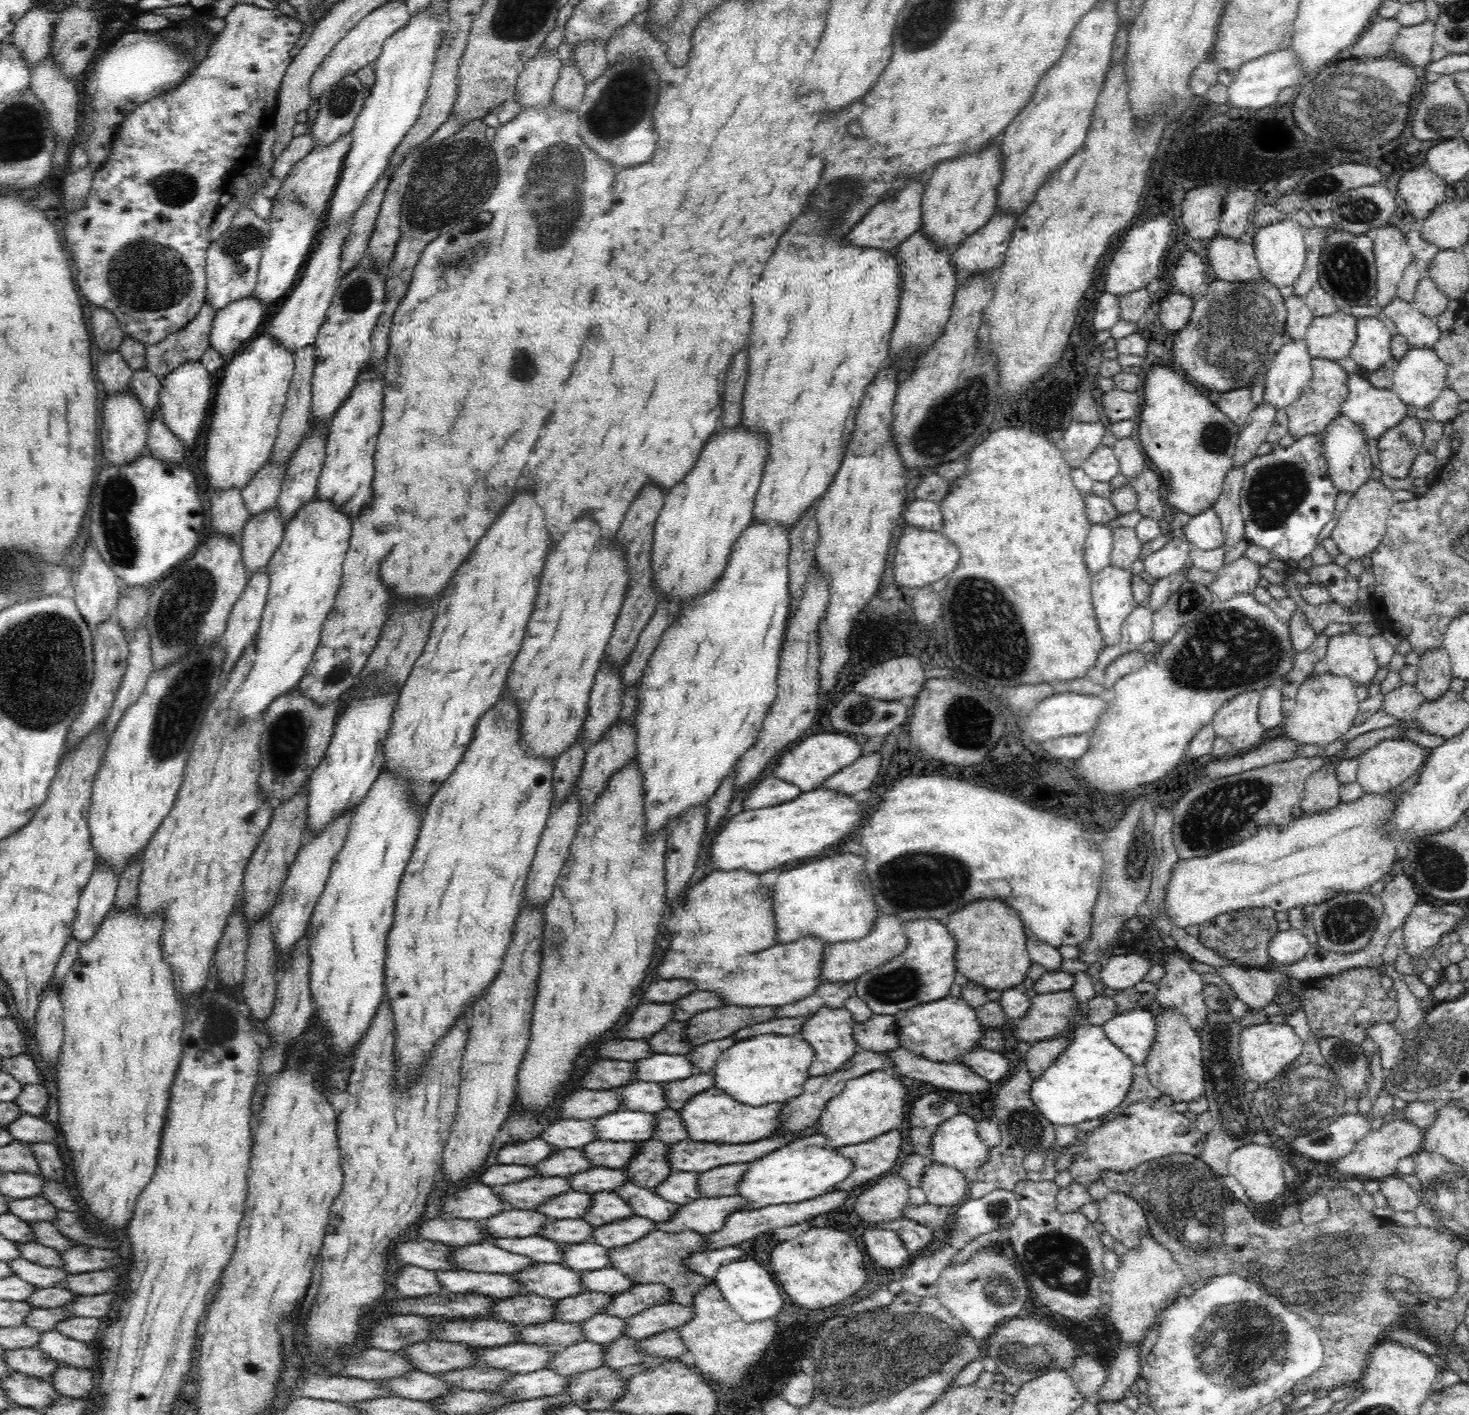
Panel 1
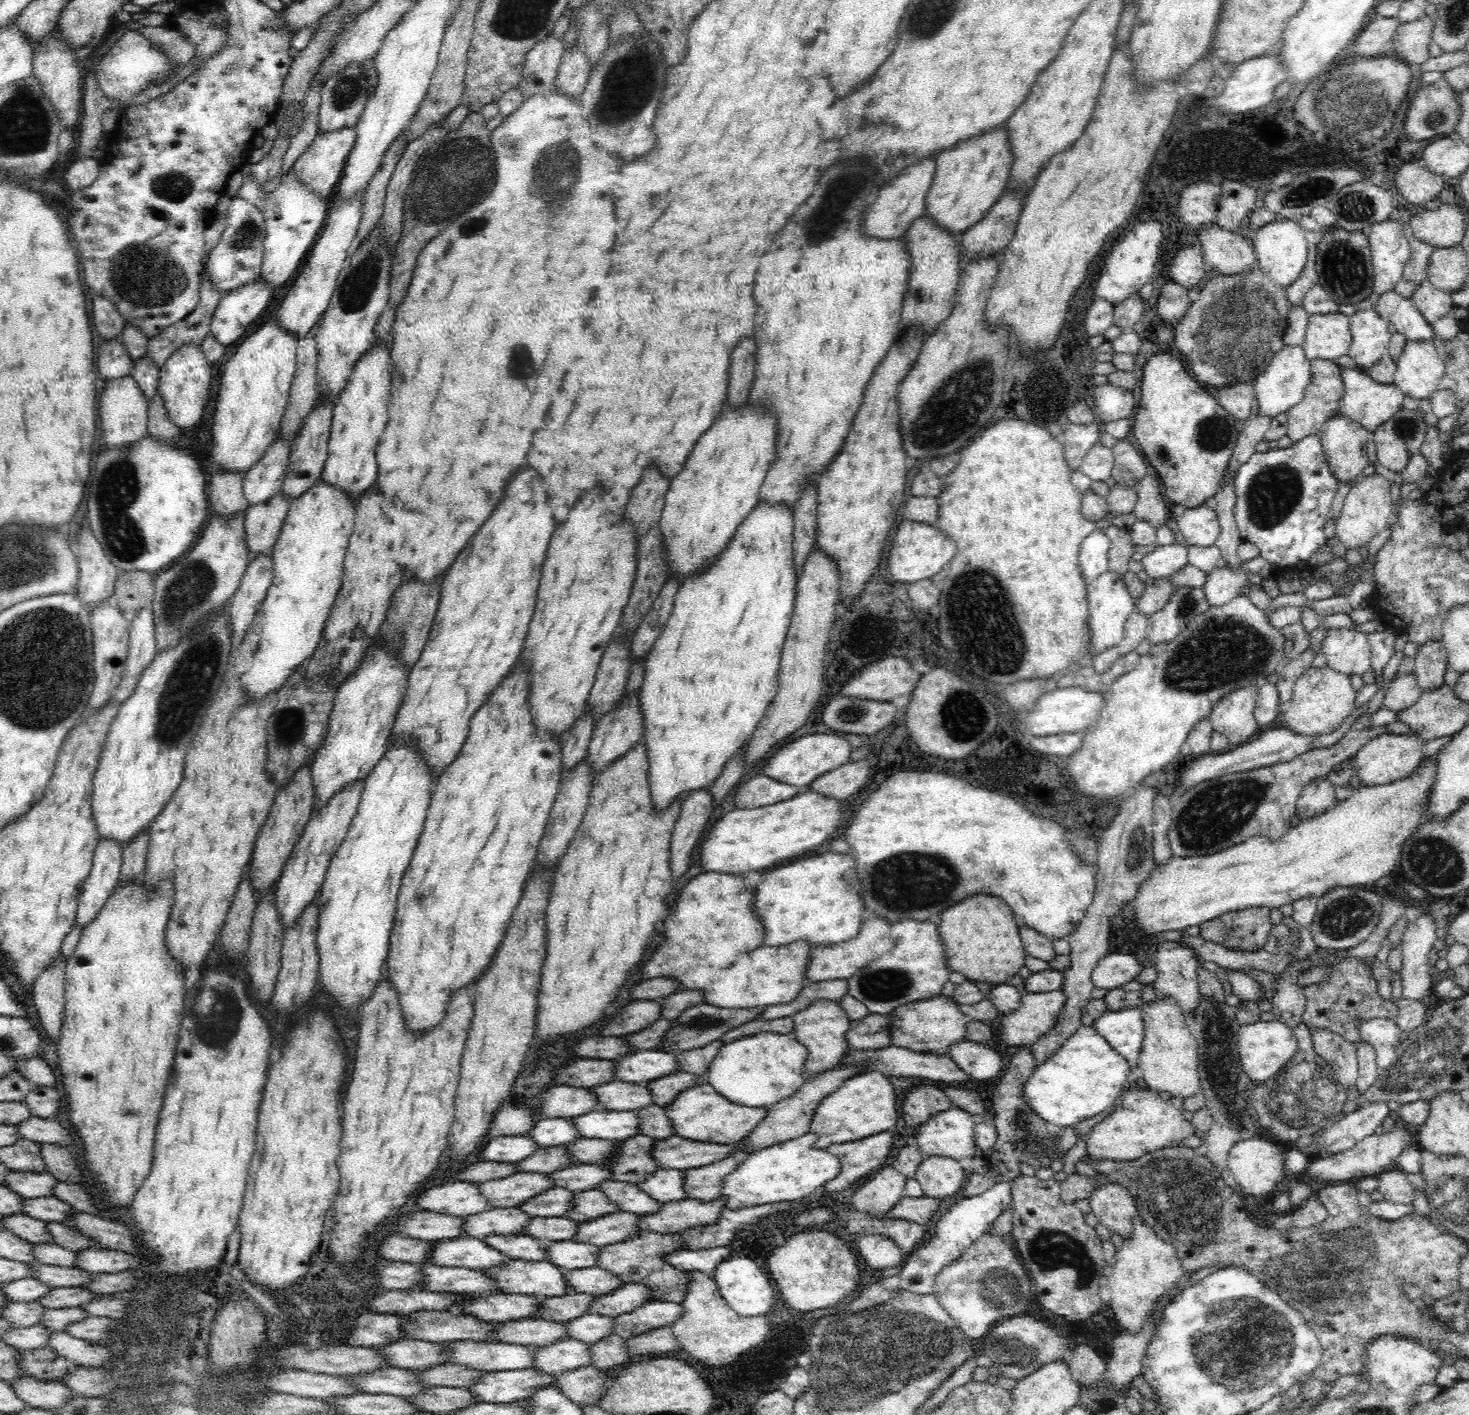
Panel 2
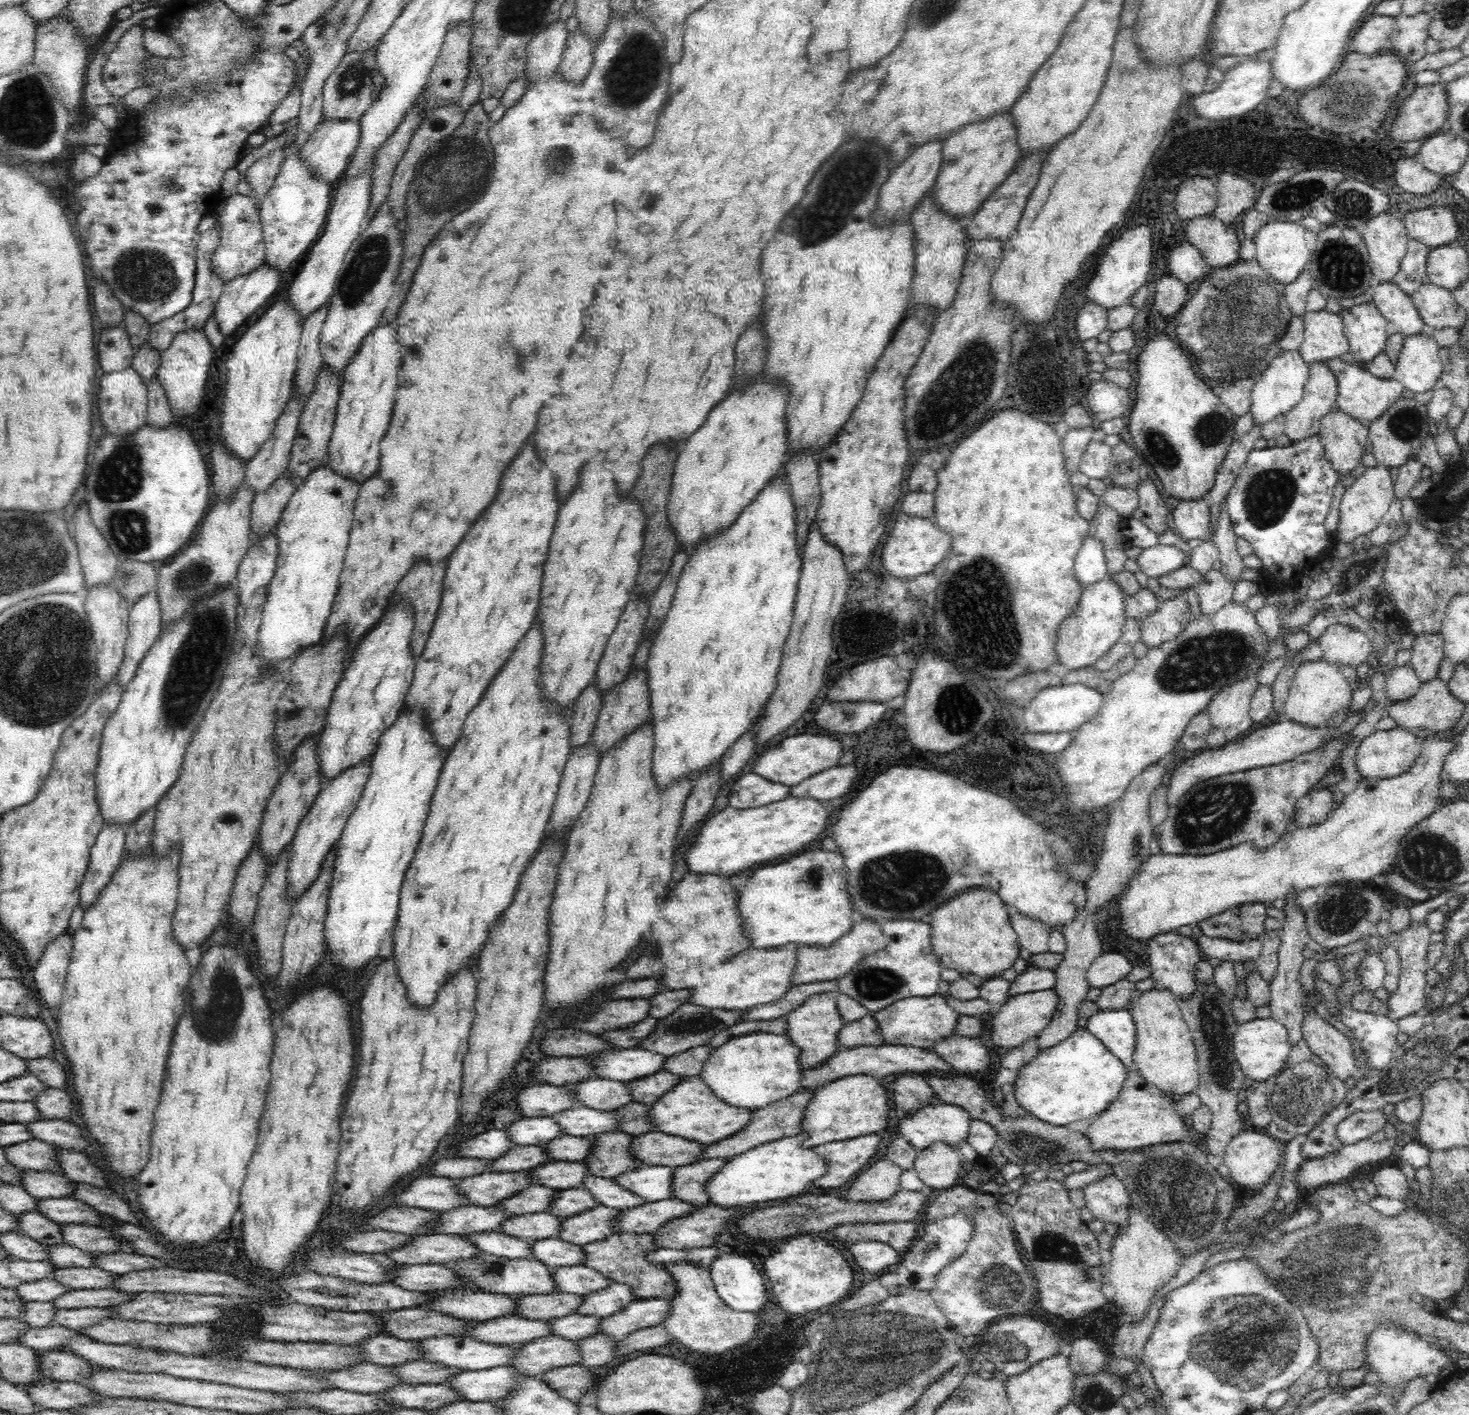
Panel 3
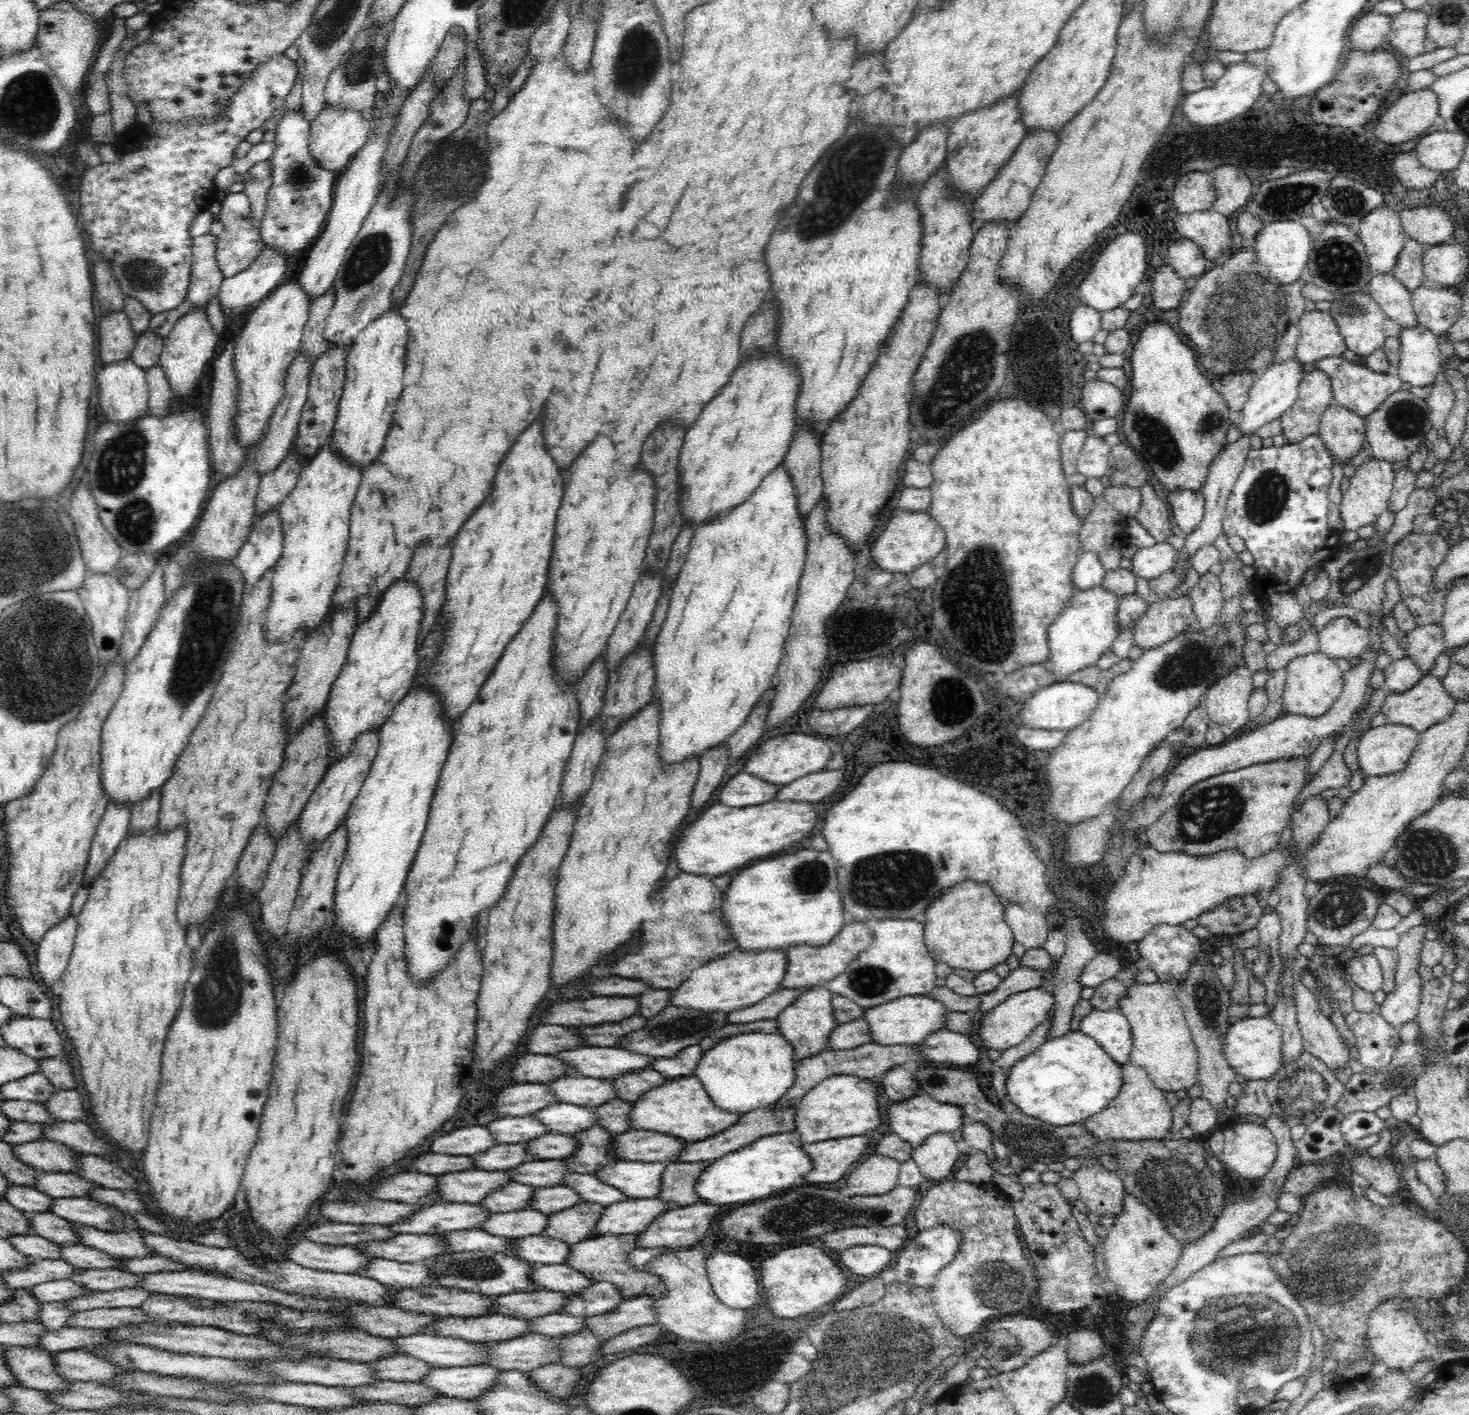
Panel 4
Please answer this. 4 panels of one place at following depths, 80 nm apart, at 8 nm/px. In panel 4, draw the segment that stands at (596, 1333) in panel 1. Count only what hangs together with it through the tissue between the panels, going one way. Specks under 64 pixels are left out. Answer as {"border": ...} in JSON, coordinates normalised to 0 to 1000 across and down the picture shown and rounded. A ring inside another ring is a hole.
{"border":[[[386,928],[366,930],[359,934],[362,936],[362,942],[375,946],[388,944],[388,943],[393,943],[395,940],[399,939],[399,931]]]}

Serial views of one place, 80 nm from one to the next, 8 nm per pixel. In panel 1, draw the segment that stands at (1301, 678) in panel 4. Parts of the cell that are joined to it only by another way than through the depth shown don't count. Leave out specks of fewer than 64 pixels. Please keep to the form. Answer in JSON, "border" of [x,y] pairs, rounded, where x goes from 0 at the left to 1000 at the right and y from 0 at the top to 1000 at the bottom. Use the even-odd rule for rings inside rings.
{"border":[[[894,474],[885,483],[882,499],[873,509],[871,517],[886,527],[896,527],[901,530],[904,526],[916,519],[920,513],[926,496],[922,484],[919,478],[909,478],[905,474],[902,476]]]}

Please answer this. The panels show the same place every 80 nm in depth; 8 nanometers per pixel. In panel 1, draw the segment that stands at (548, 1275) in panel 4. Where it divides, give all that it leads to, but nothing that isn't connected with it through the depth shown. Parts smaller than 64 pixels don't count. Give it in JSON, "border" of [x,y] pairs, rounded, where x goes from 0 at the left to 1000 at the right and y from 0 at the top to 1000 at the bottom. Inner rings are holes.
{"border":[[[415,895],[404,898],[396,898],[395,900],[395,905],[398,912],[417,917],[426,913],[426,912],[433,907],[433,906],[430,906],[427,902],[425,902],[422,898],[419,898]]]}

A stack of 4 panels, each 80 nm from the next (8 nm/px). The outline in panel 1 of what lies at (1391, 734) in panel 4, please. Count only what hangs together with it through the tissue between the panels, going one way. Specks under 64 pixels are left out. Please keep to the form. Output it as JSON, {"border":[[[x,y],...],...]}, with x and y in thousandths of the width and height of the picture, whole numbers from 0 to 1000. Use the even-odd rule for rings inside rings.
{"border":[[[942,522],[925,534],[924,552],[930,560],[941,560],[953,555],[969,538],[969,529],[960,522]]]}

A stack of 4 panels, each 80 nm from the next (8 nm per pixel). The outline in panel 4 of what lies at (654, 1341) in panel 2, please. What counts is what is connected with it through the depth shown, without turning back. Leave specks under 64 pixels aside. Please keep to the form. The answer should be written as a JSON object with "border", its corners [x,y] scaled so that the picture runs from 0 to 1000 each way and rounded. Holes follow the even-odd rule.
{"border":[[[449,935],[444,936],[444,937],[432,939],[422,944],[419,944],[419,946],[411,948],[411,950],[408,951],[408,956],[417,958],[442,950],[442,948],[445,948],[452,940],[453,940],[453,938]]]}

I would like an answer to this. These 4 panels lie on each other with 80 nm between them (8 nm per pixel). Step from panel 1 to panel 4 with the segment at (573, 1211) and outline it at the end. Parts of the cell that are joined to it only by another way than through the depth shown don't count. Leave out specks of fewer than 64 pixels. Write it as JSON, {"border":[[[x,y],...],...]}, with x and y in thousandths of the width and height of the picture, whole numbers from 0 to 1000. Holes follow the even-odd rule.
{"border":[[[346,835],[332,843],[327,849],[335,857],[344,857],[359,854],[364,839],[354,835]]]}

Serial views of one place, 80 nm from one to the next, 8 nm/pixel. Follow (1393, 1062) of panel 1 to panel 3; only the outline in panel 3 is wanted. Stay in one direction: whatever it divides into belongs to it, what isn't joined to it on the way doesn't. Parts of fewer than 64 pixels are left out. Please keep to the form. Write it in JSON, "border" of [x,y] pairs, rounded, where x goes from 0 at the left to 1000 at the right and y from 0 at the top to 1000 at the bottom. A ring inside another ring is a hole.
{"border":[[[915,710],[912,717],[929,743],[929,752],[938,756],[945,755],[952,739],[952,724],[942,717],[922,714],[919,710]]]}

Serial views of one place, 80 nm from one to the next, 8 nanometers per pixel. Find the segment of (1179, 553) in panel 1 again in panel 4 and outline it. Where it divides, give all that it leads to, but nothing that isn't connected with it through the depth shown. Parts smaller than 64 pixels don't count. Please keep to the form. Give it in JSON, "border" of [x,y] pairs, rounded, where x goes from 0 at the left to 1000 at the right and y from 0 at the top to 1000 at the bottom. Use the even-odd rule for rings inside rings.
{"border":[[[787,384],[783,387],[775,388],[770,394],[769,403],[776,408],[788,408],[799,400],[801,389],[796,384]]]}

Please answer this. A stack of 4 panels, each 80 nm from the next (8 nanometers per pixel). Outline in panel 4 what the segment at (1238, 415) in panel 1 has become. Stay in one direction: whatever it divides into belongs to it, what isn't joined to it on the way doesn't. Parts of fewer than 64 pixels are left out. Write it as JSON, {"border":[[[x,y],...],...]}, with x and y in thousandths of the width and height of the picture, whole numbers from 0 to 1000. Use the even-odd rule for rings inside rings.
{"border":[[[850,262],[836,264],[828,269],[826,275],[833,281],[837,290],[845,291],[850,281],[850,276],[856,267],[856,264]]]}

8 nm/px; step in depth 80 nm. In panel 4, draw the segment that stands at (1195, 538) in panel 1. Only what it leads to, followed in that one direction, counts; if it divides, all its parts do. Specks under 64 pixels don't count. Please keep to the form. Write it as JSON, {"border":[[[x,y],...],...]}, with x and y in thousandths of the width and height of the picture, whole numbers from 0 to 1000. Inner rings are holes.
{"border":[[[792,346],[792,351],[795,352],[796,358],[798,358],[798,363],[799,369],[806,376],[807,378],[813,376],[818,370],[820,353],[818,347],[810,347],[806,346],[805,347],[796,347]]]}

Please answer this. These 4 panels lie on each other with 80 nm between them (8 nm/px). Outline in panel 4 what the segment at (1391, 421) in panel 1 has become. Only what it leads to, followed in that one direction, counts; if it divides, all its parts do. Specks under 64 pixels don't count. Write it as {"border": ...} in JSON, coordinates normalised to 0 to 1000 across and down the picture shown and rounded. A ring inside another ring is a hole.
{"border":[[[914,252],[901,253],[901,254],[888,258],[889,264],[894,261],[901,262],[905,269],[907,269],[907,278],[908,284],[912,287],[918,288],[920,292],[929,297],[935,290],[939,288],[941,284],[943,284],[943,281],[946,281],[948,278],[954,276],[955,269],[952,267],[950,262],[946,262],[943,264],[937,264],[930,259],[918,256]]]}

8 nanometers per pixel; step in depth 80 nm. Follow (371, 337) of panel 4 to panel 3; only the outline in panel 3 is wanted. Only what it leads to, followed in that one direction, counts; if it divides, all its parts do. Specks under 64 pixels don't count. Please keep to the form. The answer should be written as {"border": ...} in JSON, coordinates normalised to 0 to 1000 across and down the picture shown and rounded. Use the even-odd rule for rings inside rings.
{"border":[[[269,227],[257,228],[233,265],[227,307],[223,314],[223,327],[229,334],[246,342],[259,329],[259,312],[265,301],[268,283],[271,278],[271,264],[274,258],[273,240]]]}

